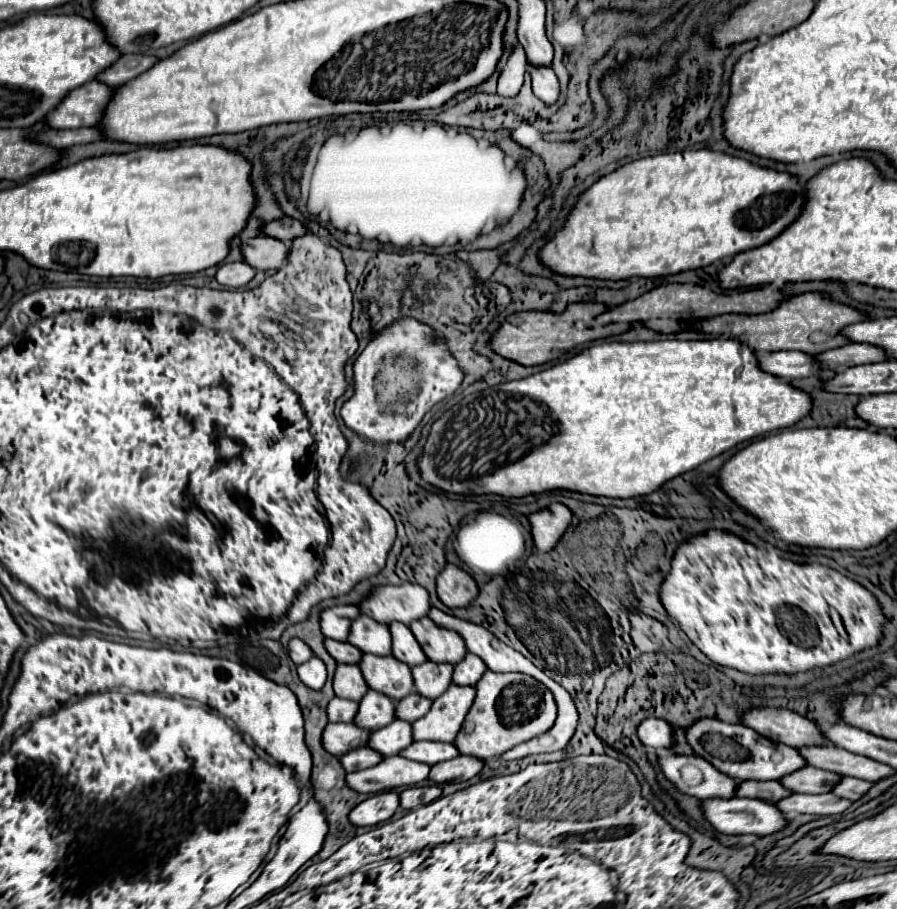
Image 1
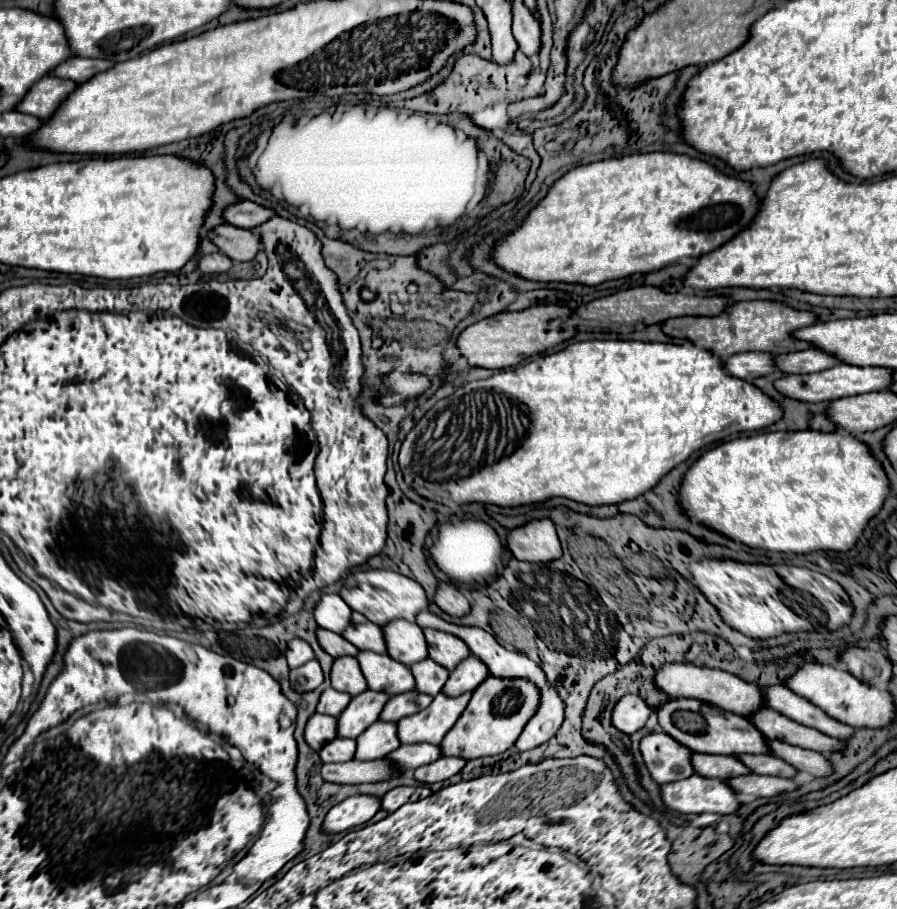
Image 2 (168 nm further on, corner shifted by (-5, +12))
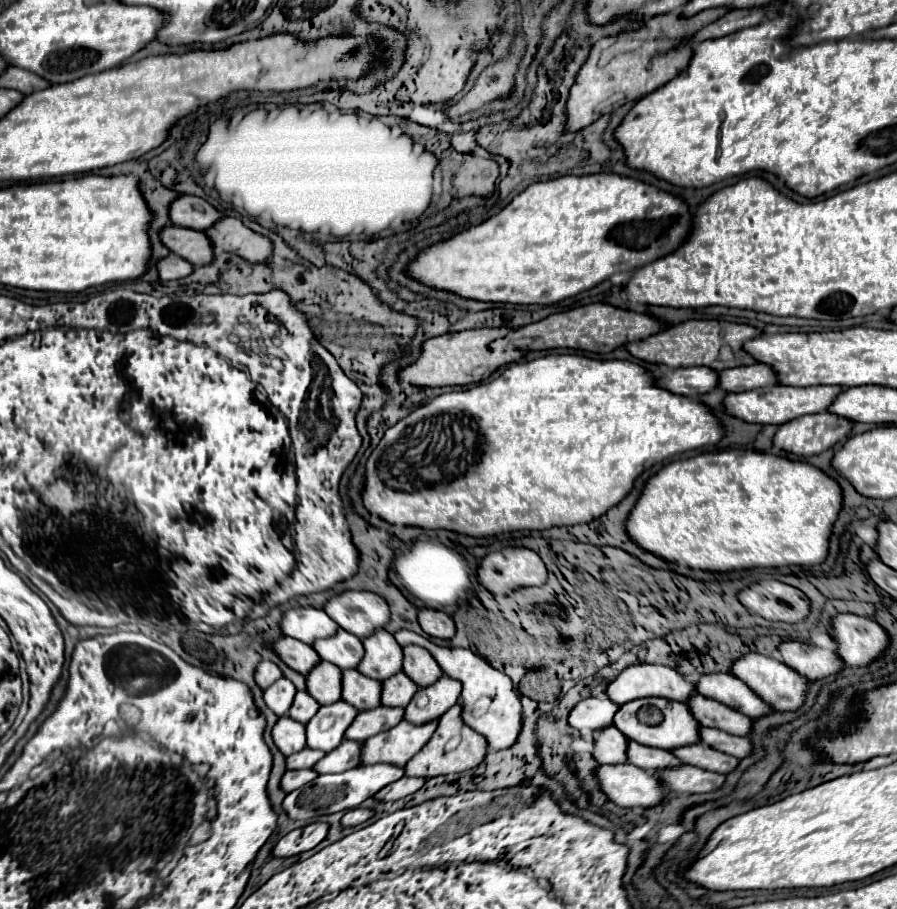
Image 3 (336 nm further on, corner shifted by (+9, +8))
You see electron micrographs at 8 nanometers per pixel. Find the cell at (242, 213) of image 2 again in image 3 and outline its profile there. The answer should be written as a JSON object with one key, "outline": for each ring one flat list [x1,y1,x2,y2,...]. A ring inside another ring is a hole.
{"outline":[[180,196,168,206,168,216,174,226,182,226,197,231,204,231,212,226,216,218,222,218,218,210,214,210,204,198,196,196]]}

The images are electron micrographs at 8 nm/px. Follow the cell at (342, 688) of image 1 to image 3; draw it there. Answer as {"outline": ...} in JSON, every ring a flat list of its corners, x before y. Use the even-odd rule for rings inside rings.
{"outline":[[318,662,306,676,306,692,322,706,338,702,342,692,342,670,330,662]]}

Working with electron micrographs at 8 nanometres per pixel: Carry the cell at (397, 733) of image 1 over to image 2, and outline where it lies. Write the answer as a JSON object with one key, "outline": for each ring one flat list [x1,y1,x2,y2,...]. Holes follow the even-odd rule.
{"outline":[[378,720,360,738,356,738,356,758,358,760,376,760,382,756,388,756,392,750,400,746,400,738,396,734,396,722,384,722]]}

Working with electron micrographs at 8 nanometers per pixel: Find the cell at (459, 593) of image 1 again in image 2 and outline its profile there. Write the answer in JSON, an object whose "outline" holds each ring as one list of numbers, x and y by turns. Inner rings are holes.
{"outline":[[440,582,434,600,450,616,464,616,470,610,470,602,454,582]]}

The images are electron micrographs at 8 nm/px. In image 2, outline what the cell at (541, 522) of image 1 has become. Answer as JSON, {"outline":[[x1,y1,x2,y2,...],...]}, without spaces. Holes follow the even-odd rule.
{"outline":[[550,518,530,520,514,528,508,536,508,548,514,558,528,562,550,562,562,556,556,526]]}

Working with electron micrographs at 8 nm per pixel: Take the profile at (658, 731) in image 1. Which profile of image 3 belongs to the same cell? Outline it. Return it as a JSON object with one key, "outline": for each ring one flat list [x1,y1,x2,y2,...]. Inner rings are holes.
{"outline":[[586,698,578,702,570,714,568,724,576,730,598,730,602,726,612,724,618,706,606,698]]}

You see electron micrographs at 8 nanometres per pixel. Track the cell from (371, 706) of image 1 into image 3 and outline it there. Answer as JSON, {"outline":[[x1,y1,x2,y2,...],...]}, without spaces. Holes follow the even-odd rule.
{"outline":[[344,700,320,706,320,710,306,724,306,746,322,752,332,752,344,738,346,728,356,718,358,710]]}

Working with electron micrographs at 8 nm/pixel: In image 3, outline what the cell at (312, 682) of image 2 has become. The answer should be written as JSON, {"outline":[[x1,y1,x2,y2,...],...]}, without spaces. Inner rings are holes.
{"outline":[[280,678,268,690,264,690,264,702,276,716,284,716,292,706,294,694,294,684,288,678]]}

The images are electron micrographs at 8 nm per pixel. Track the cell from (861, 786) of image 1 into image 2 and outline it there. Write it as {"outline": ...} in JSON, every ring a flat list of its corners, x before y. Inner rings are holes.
{"outline":[[776,740,770,742,770,750,778,758,782,758,788,764,796,766,800,772,808,772,808,774,812,774,816,778,828,778,834,772,832,762,826,756,818,754,818,752,804,750,804,748,800,750,796,746,790,746,790,744,784,744,784,742,776,742]]}

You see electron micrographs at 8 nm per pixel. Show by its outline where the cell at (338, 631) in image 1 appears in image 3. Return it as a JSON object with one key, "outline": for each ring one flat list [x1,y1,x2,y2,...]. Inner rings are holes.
{"outline":[[292,608,280,618,280,632,300,642,314,644,318,638,330,638,338,630,338,624,328,618,324,610,316,608]]}

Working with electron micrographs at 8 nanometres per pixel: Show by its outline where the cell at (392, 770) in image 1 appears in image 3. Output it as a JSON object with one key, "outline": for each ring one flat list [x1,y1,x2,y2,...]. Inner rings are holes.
{"outline":[[288,770,288,772,282,776,280,786,282,786,284,792,292,792,292,790,304,786,306,782,312,782,316,776,318,776,318,774,316,774,314,770]]}

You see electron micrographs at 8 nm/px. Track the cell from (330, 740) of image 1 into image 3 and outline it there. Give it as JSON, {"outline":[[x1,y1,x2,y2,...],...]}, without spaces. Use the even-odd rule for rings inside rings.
{"outline":[[282,716,272,728,272,740,284,756,290,756,302,748,306,748,306,730,304,724]]}

